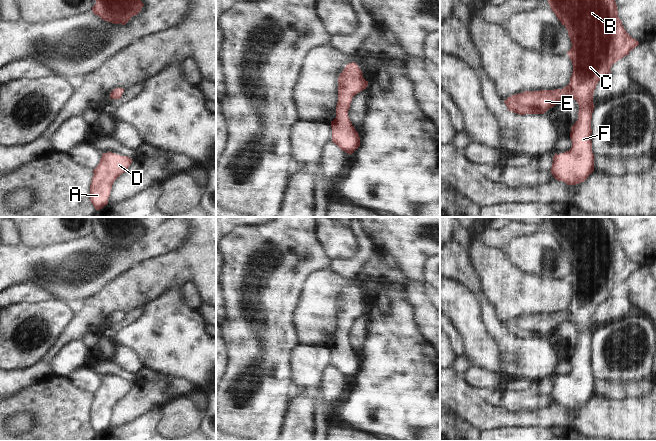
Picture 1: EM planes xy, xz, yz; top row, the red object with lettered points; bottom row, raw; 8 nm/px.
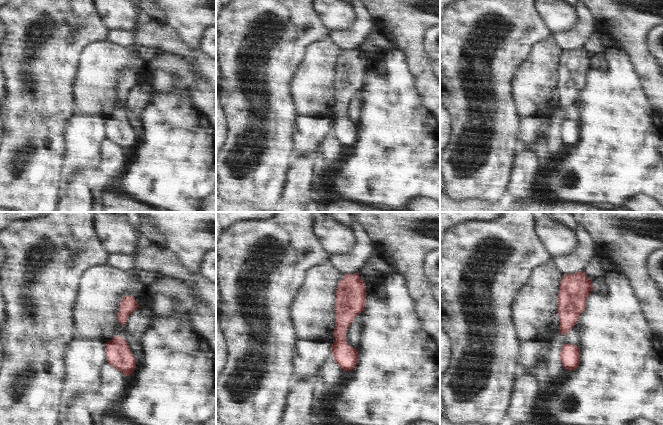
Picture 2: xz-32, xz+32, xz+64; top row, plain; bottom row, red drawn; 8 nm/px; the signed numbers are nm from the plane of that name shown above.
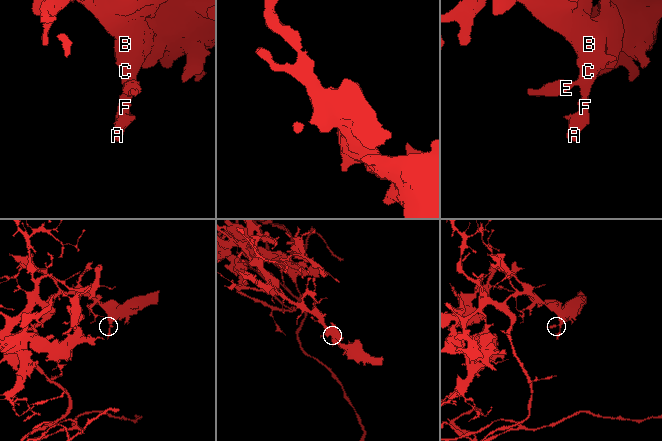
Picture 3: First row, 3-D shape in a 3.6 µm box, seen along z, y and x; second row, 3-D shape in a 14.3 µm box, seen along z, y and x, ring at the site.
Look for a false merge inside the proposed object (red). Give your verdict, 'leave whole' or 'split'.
leave whole

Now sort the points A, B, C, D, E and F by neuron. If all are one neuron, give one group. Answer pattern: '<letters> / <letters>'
A B C D E F

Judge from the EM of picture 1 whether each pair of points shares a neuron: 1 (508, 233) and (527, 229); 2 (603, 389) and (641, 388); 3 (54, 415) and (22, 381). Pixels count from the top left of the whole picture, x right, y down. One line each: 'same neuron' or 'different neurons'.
1: same neuron
2: same neuron
3: different neurons

